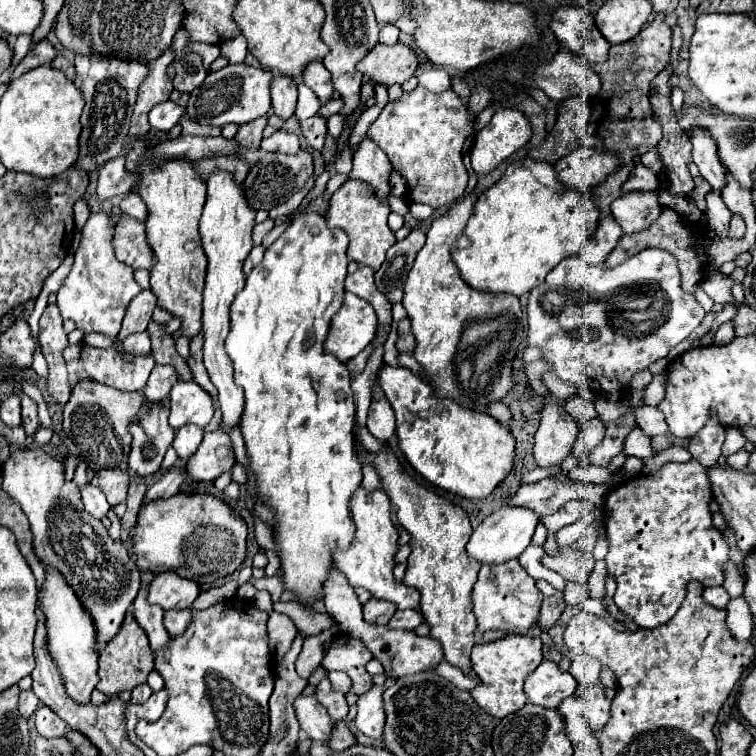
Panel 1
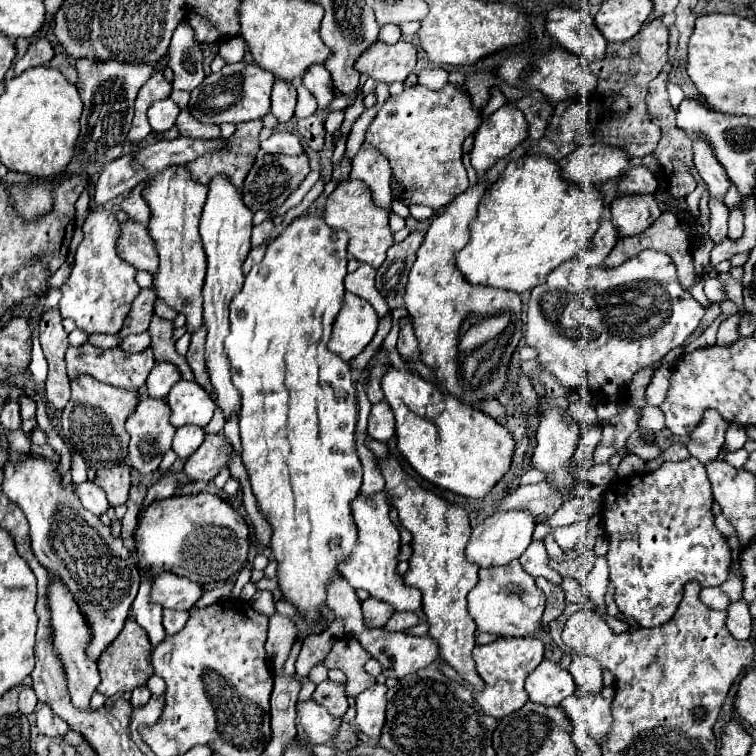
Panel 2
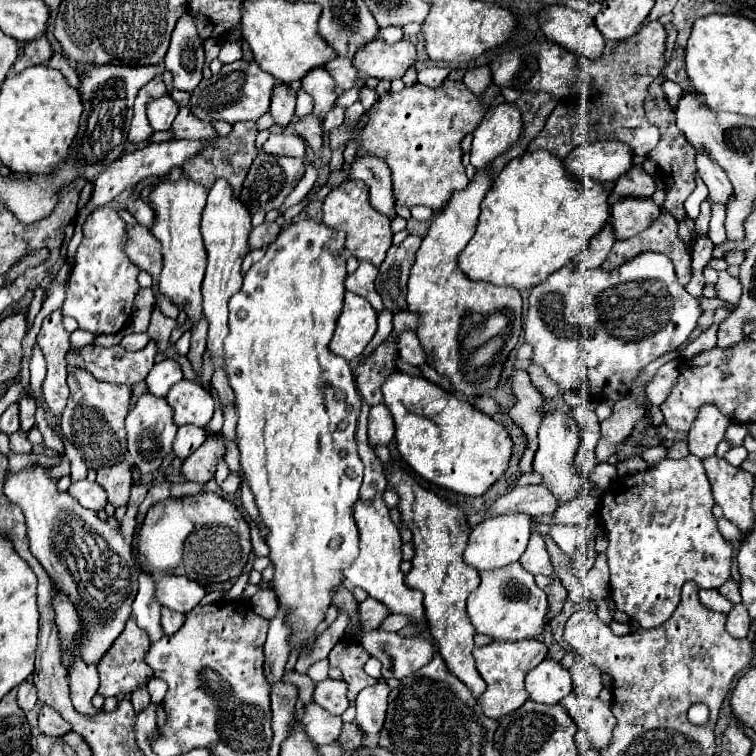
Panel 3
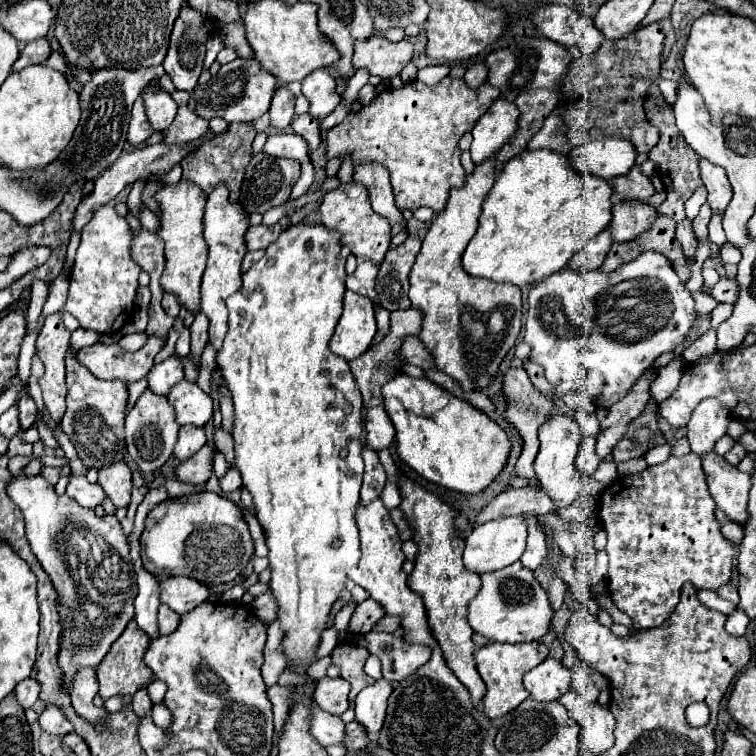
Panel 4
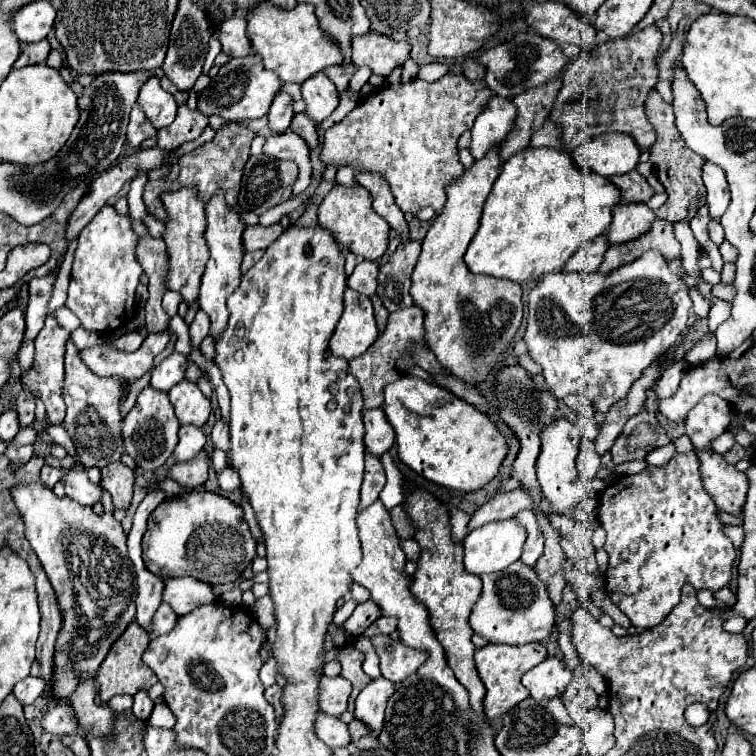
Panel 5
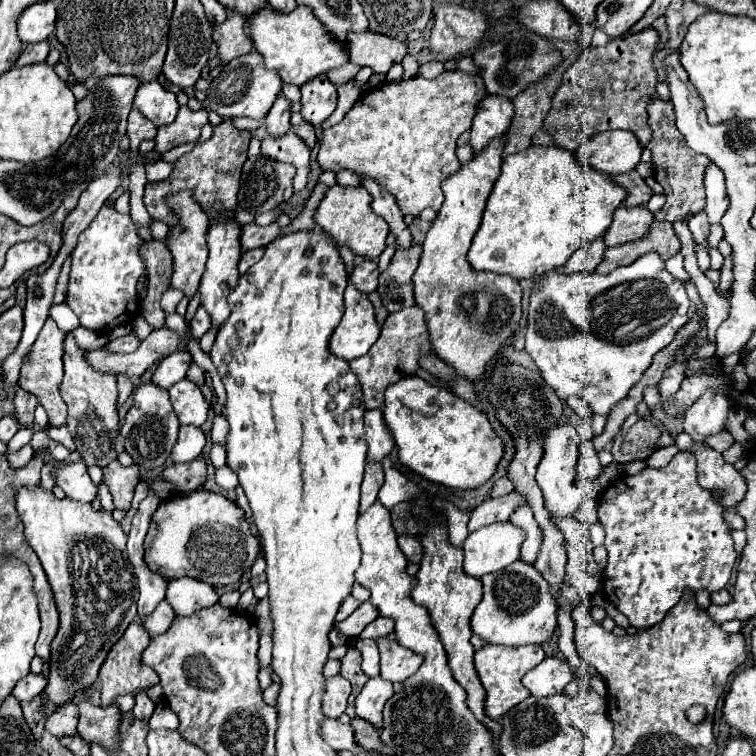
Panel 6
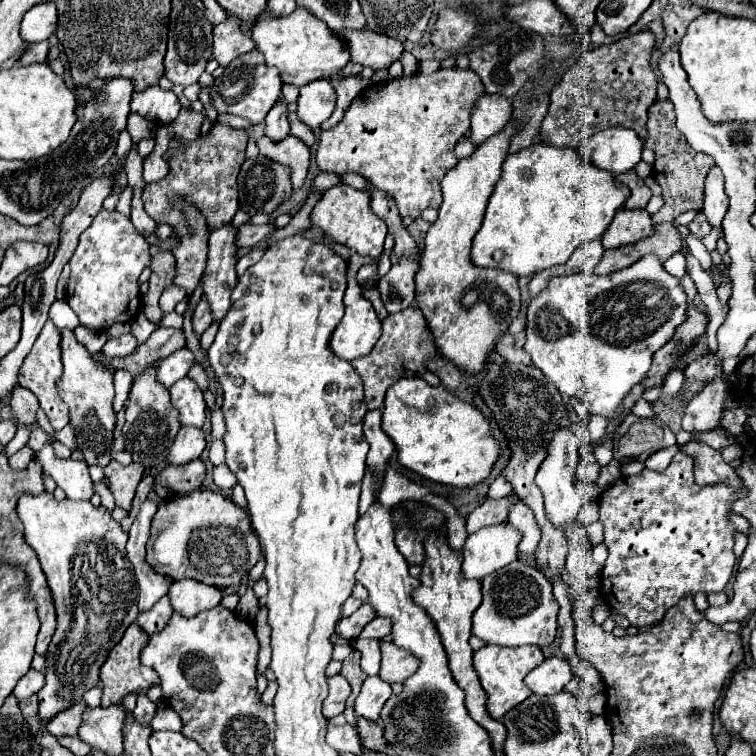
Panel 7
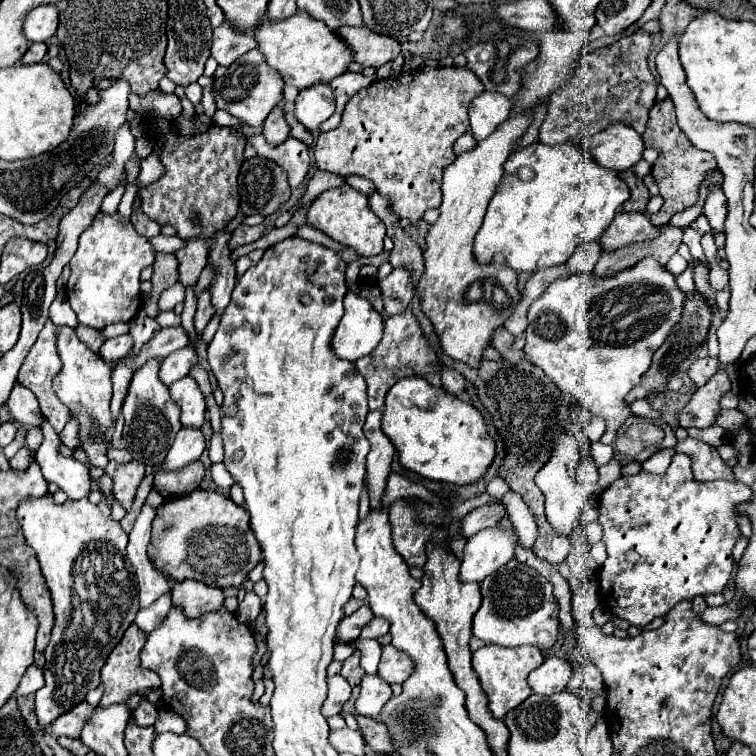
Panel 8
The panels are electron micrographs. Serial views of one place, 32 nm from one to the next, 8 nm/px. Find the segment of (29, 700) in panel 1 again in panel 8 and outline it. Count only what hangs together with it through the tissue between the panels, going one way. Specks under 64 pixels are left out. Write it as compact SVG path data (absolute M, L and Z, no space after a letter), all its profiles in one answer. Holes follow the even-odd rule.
M32 664L28 670L26 670L26 674L22 676L22 682L20 682L20 686L18 686L18 694L34 694L40 686L44 686L44 676L42 676L42 670L36 666L36 664Z

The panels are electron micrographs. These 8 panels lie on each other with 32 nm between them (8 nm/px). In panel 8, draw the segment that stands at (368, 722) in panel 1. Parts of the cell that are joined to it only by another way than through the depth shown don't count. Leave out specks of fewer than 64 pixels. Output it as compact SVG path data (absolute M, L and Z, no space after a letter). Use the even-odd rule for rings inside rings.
M366 674L360 682L360 696L356 700L358 714L378 718L384 704L392 698L392 688L378 674Z

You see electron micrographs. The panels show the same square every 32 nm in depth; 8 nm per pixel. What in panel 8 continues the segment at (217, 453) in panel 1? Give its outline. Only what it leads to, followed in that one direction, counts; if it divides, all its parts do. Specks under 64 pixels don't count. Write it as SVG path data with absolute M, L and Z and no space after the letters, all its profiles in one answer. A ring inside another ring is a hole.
M194 462L182 470L174 470L174 472L162 470L162 472L156 472L152 488L156 492L166 492L168 496L184 496L200 486L204 472L206 472L206 468L202 462Z

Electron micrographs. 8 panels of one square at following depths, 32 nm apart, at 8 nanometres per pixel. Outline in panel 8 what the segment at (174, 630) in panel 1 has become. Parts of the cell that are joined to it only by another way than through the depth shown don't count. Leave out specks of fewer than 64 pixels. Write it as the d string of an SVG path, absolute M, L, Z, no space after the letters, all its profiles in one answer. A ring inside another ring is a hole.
M164 594L160 596L156 602L152 602L148 608L140 608L138 614L136 614L136 620L134 624L142 630L142 632L152 632L162 620L164 616L168 614L168 610L172 608L172 596L170 594Z

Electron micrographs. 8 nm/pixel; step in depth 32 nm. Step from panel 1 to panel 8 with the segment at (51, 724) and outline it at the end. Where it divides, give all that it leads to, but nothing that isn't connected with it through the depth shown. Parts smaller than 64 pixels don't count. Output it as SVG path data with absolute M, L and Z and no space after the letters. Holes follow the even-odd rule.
M80 702L76 708L72 708L68 714L60 716L52 726L50 732L54 736L68 736L68 738L80 738L80 728L84 728L84 722L88 722L88 716L92 716L96 708L88 702Z

